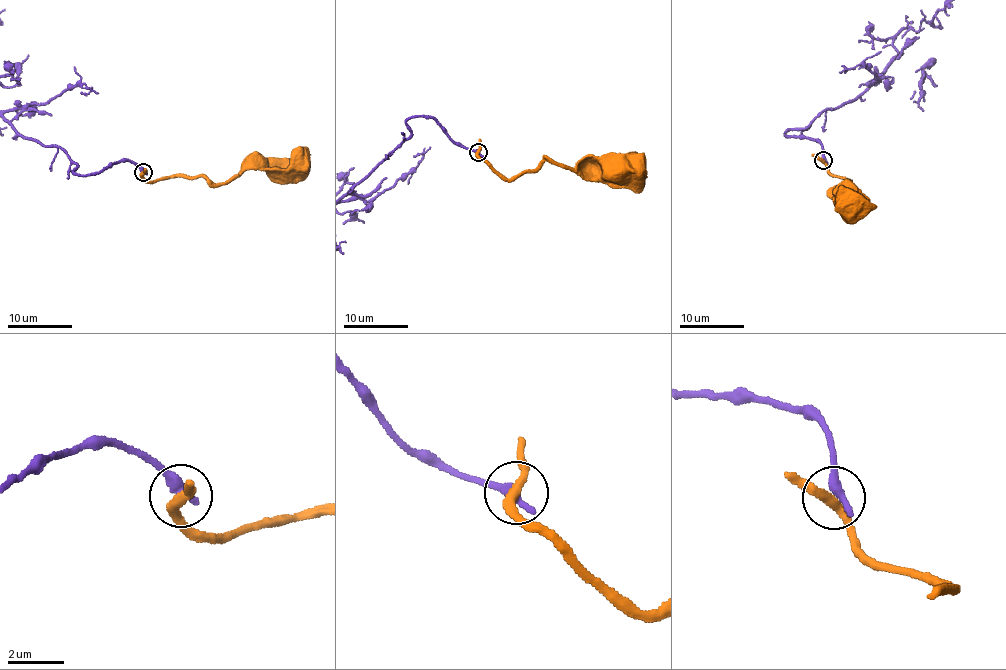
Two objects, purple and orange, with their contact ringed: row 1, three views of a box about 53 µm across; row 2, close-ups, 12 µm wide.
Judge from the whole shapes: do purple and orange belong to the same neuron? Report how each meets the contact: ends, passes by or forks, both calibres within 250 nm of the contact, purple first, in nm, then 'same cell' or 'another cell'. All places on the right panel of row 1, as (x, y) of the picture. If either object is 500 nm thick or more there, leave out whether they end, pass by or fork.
purple ends there; orange passes by; 440 nm thick on the purple side, 320 nm on the other; another cell

